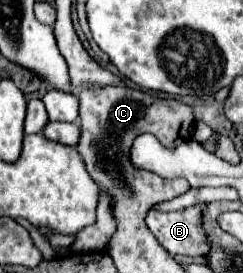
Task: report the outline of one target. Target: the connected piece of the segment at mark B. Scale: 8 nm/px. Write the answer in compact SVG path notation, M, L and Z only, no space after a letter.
M197 203L193 207L167 213L149 209L147 227L171 255L181 253L191 257L207 257L211 245L201 225L203 209L205 203Z

